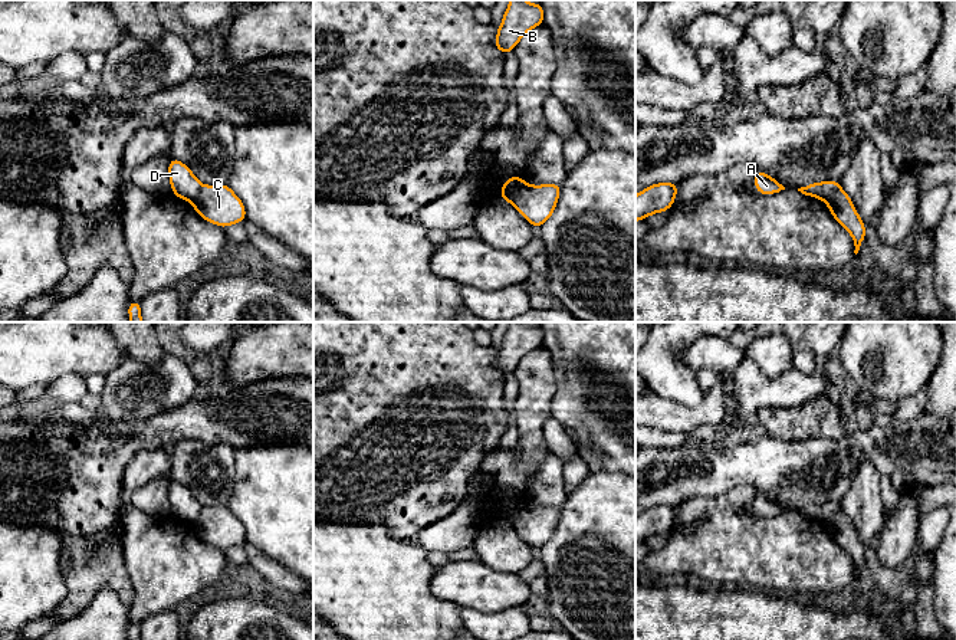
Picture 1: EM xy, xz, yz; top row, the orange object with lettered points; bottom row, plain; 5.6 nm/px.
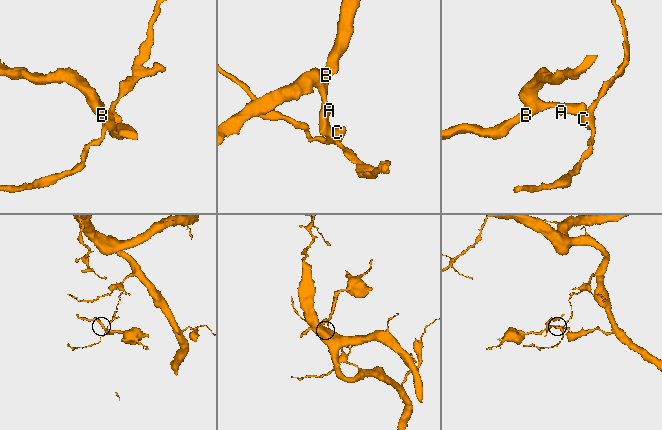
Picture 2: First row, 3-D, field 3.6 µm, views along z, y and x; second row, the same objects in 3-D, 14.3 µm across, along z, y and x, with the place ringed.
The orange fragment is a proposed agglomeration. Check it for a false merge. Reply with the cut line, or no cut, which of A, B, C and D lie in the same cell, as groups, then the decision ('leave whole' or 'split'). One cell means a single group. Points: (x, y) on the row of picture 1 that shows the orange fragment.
cut in xz along (525, 184), (512, 203); A B D / C; split

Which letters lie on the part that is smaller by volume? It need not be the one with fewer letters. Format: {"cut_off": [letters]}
{"cut_off": ["A", "B", "D"]}

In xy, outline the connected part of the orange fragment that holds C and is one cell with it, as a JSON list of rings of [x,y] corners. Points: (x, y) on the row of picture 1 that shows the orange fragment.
[[[227,184],[201,186],[191,204],[200,217],[223,229],[246,220],[243,201]]]

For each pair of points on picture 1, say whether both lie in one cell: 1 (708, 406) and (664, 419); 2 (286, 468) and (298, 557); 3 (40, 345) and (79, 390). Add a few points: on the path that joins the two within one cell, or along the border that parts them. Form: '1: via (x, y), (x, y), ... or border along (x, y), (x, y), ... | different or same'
1: via (697, 416), (674, 419) | same
2: via (286, 489), (286, 494), (298, 505), (298, 535) | same
3: border along (85, 378), (63, 373), (48, 386) | different

